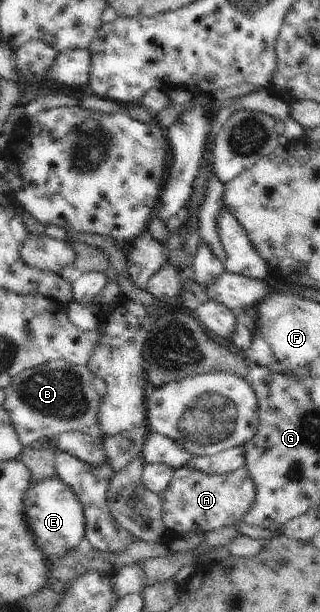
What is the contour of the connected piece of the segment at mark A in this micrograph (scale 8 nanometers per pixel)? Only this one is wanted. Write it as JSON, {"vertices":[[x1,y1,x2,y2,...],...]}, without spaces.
{"vertices":[[183,466,175,471,168,488,162,495,162,523,164,529,173,531,176,536,187,532,212,531,234,526,241,522,255,501,256,487,245,467,220,476,204,474]]}

